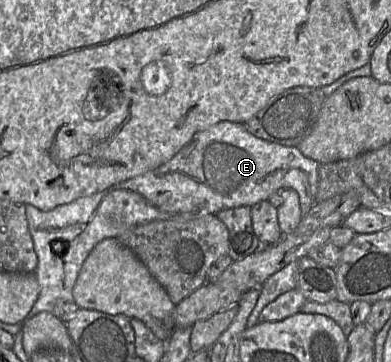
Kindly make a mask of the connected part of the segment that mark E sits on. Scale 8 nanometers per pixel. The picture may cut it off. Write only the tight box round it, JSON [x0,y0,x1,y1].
[25,121,320,318]

